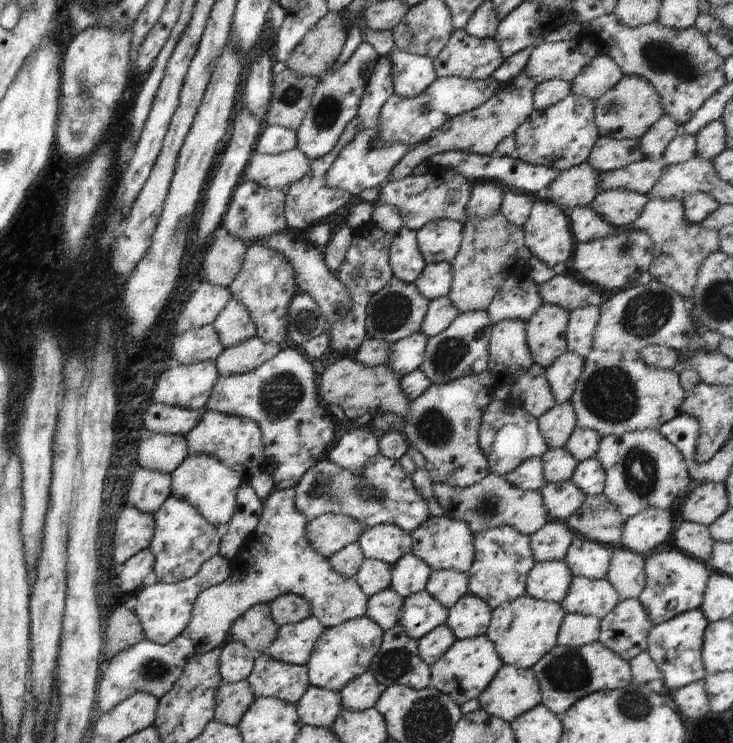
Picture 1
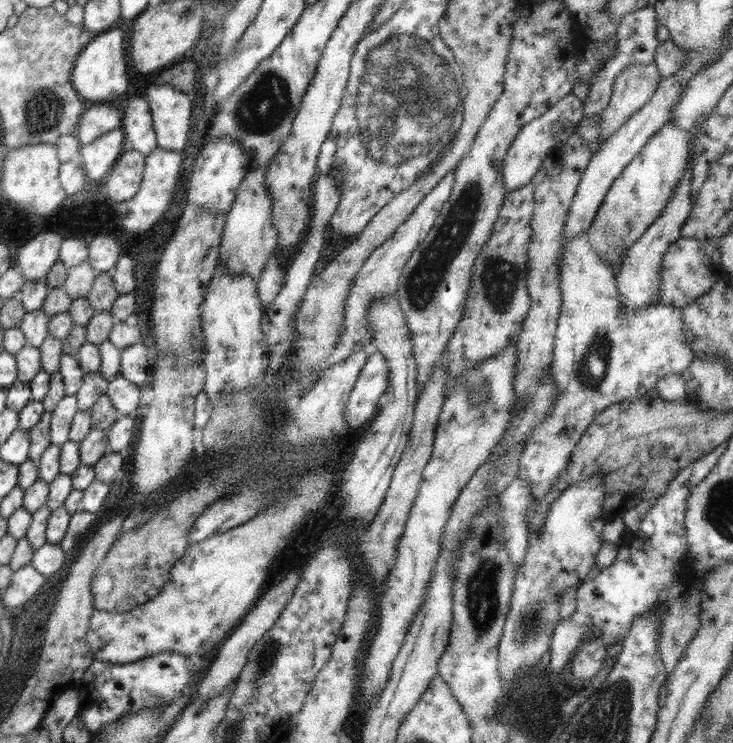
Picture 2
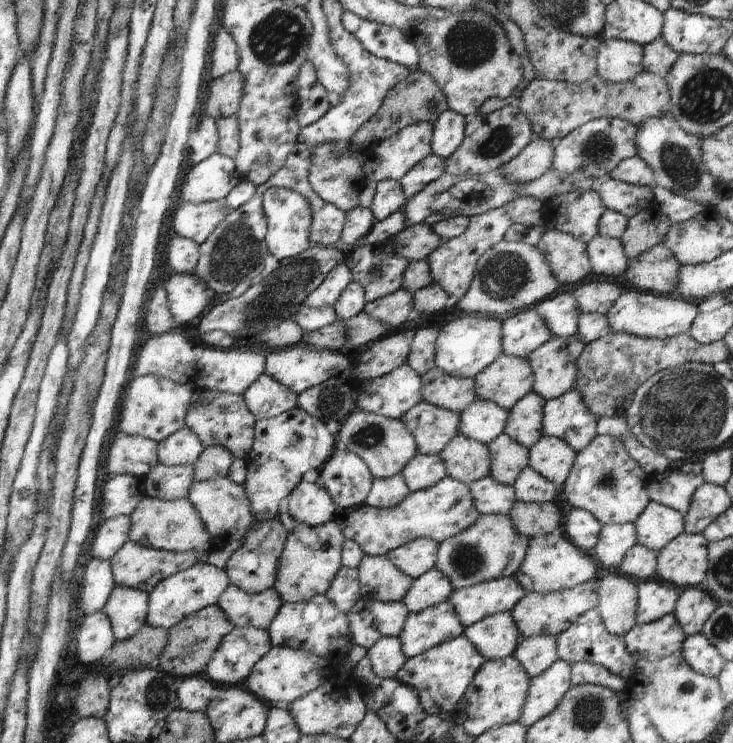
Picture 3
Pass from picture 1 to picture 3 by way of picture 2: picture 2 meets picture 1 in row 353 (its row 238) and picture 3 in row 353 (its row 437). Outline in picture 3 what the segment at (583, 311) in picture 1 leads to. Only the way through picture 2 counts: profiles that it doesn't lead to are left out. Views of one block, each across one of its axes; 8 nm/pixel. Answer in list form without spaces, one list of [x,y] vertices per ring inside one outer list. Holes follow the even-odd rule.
[[[574,335],[552,337],[526,358],[534,373],[533,391],[545,401],[562,396],[574,388],[576,360],[584,350],[584,341]]]

